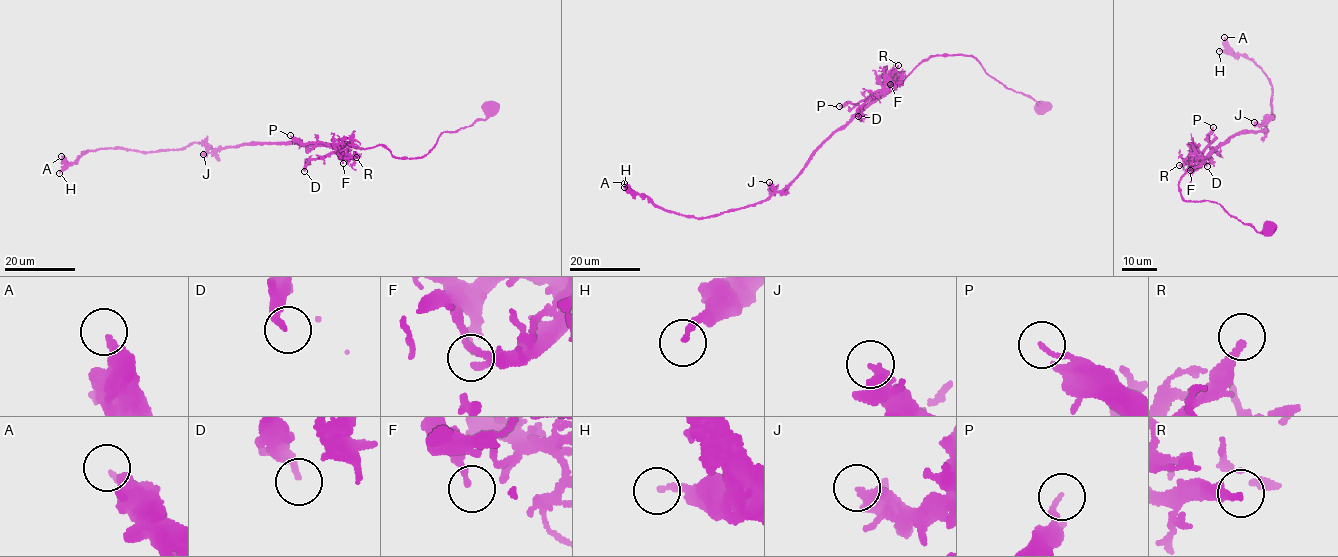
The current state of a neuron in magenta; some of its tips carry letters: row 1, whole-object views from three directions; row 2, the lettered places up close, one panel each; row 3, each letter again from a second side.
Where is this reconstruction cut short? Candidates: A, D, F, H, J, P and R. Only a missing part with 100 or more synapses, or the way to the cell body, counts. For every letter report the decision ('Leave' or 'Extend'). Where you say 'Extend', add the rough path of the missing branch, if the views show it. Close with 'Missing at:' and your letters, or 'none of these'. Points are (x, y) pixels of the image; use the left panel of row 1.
A: Leave
D: Leave
F: Leave
H: Leave
J: Leave
P: Leave
R: Leave
Missing at: none of these

